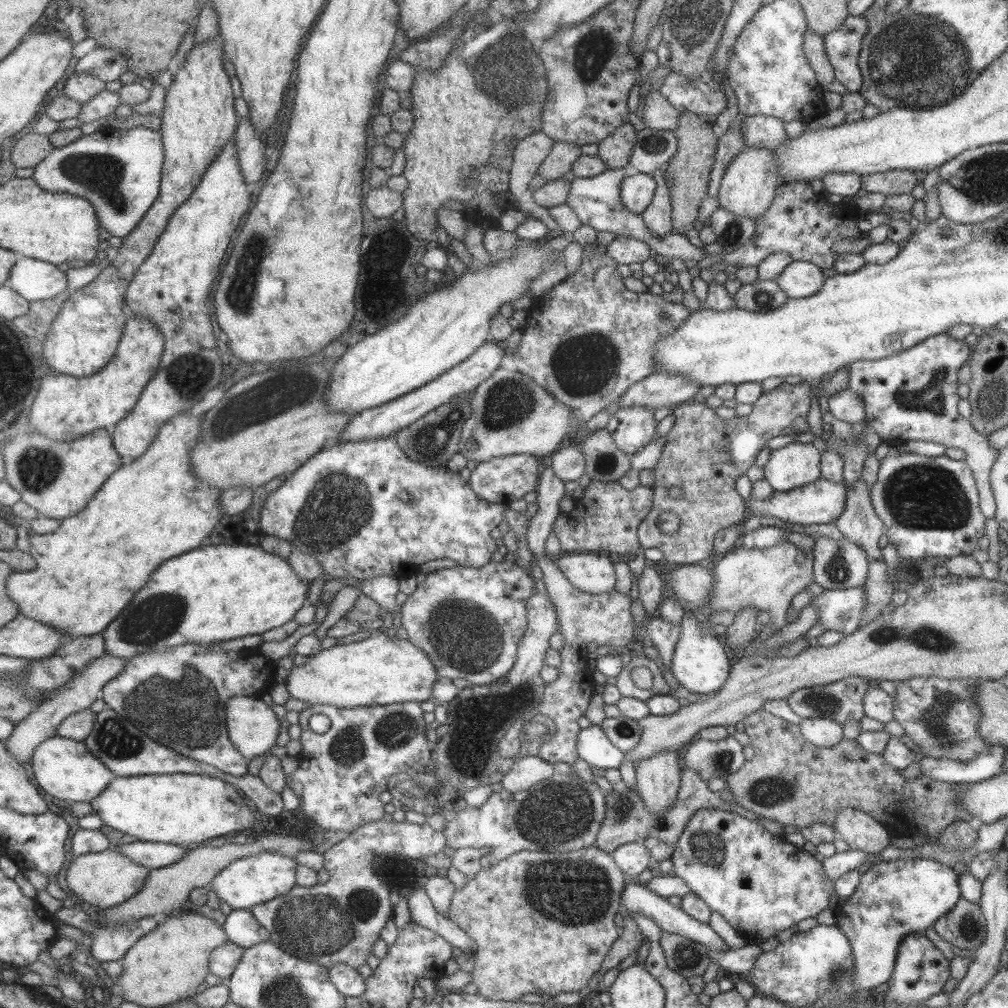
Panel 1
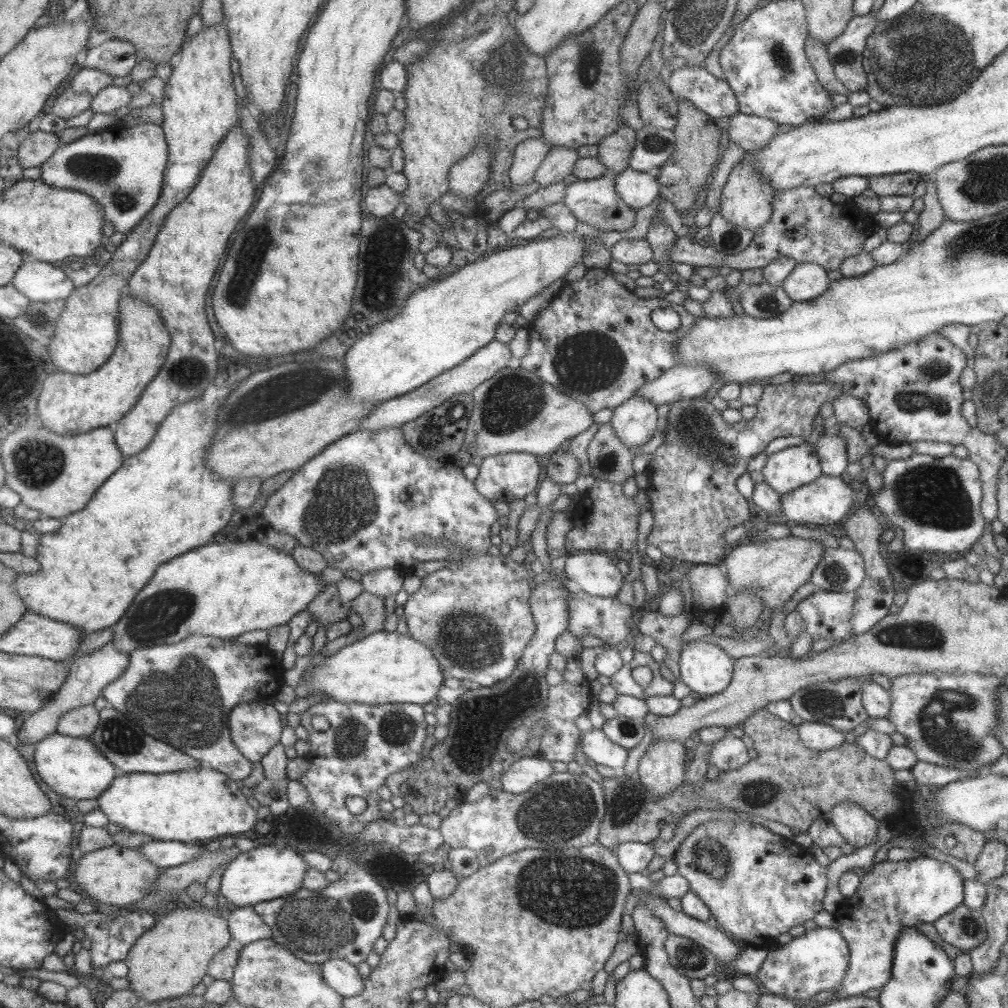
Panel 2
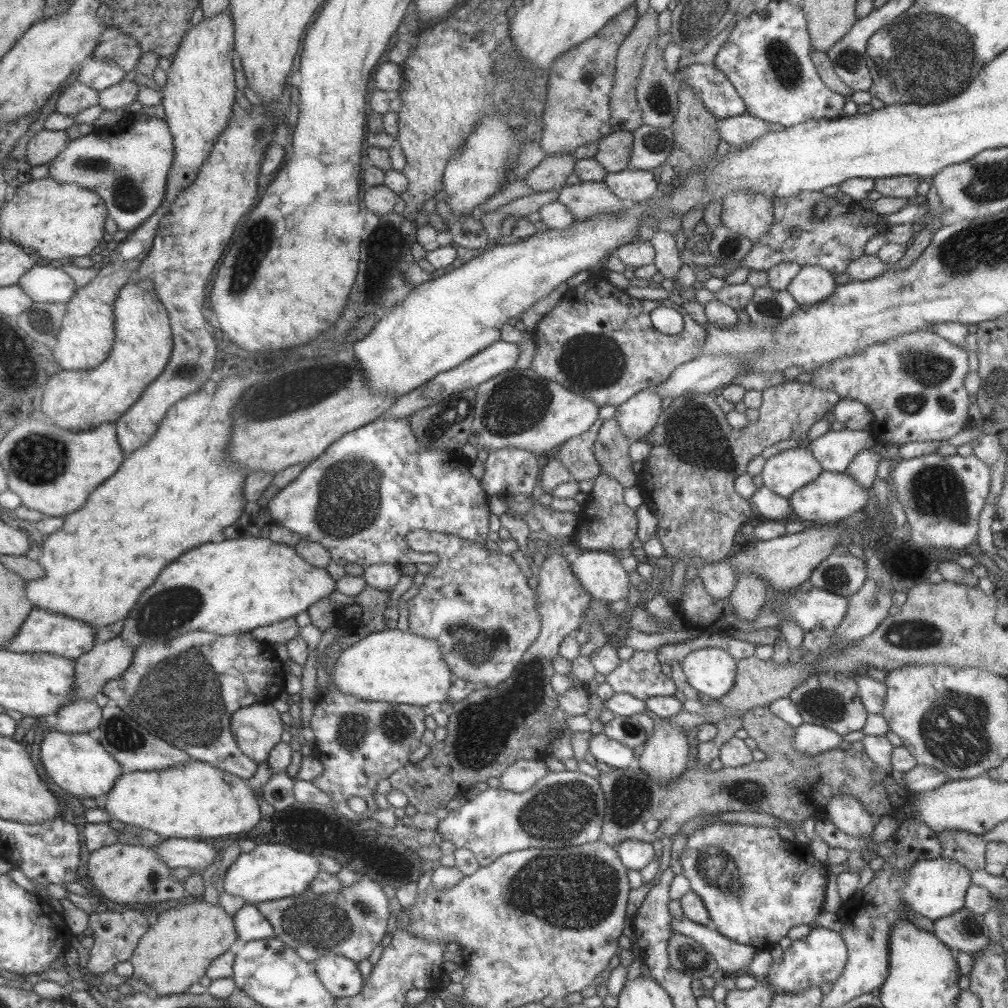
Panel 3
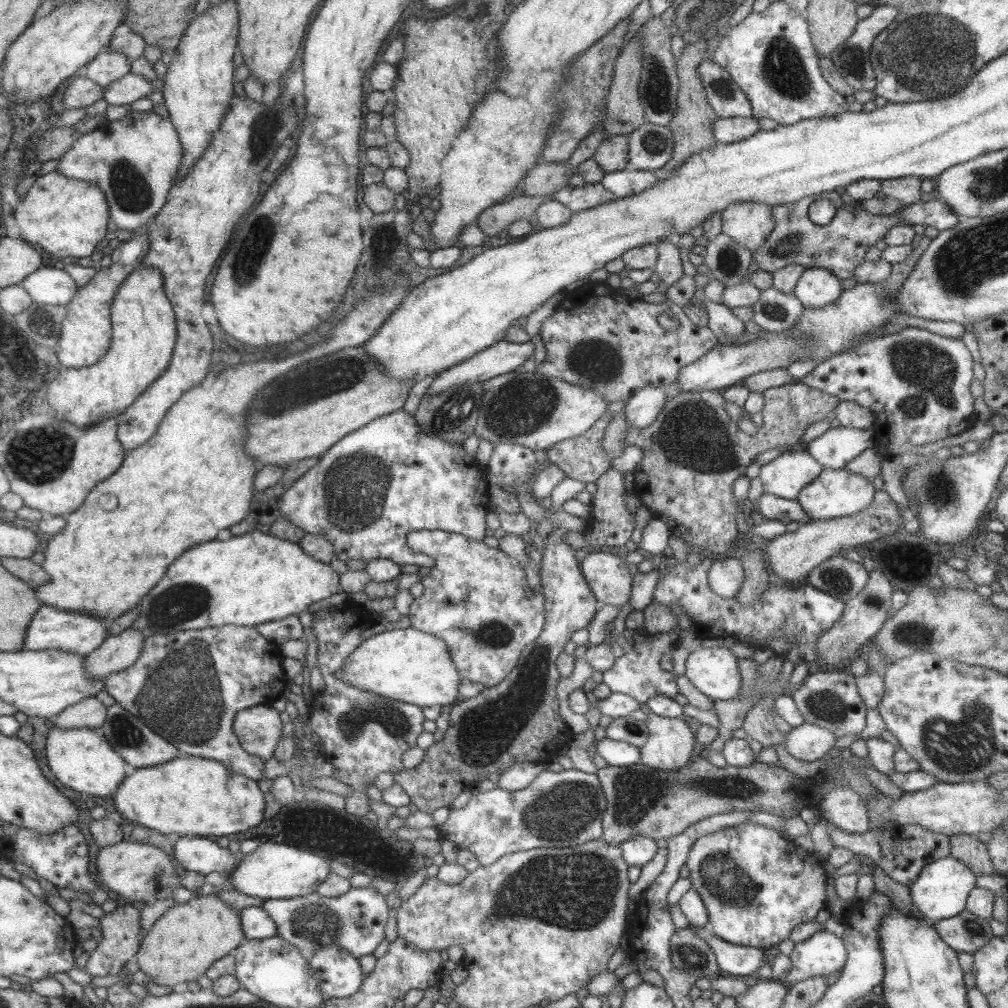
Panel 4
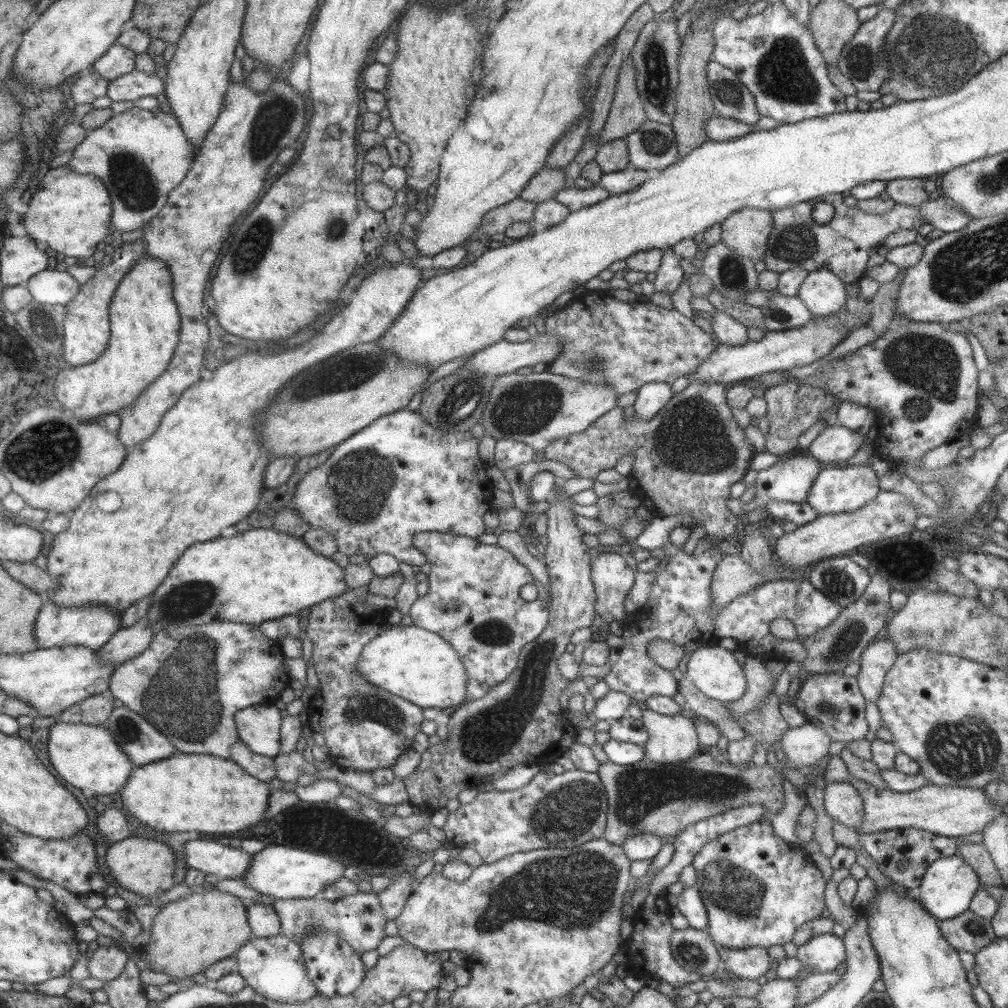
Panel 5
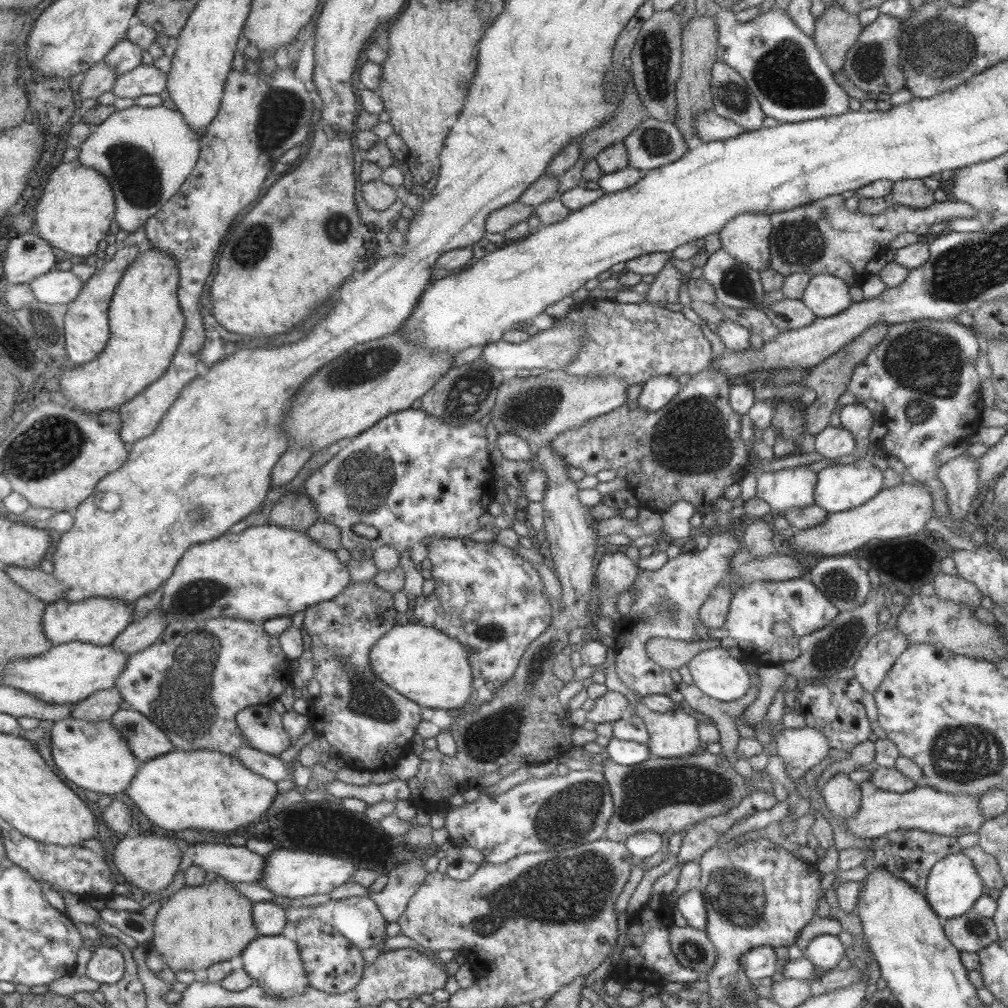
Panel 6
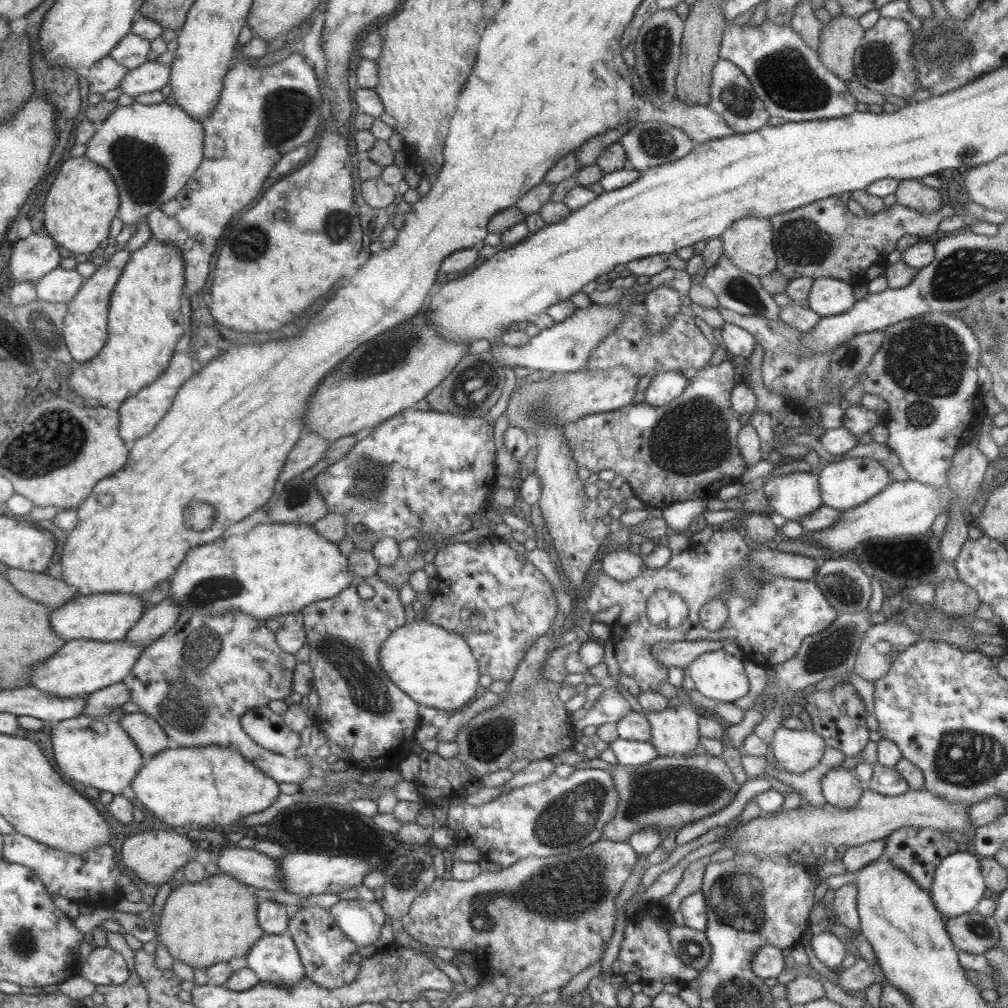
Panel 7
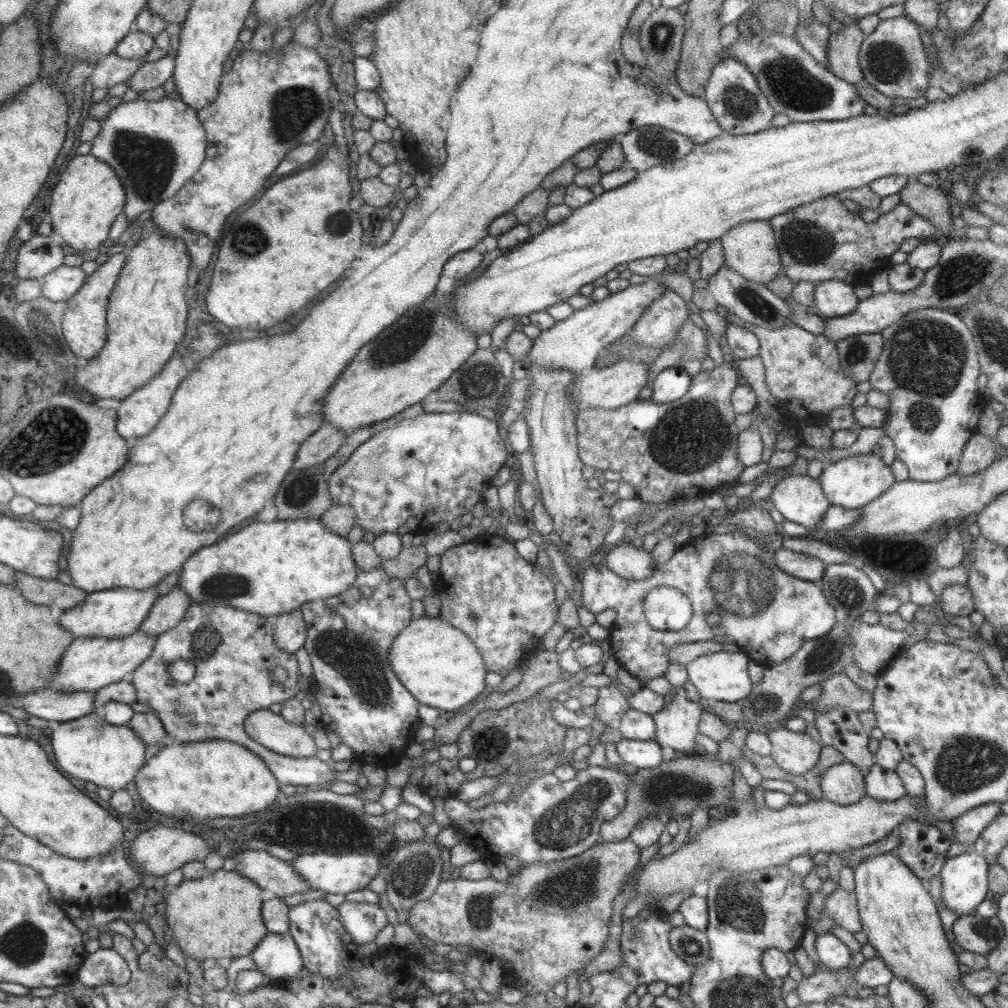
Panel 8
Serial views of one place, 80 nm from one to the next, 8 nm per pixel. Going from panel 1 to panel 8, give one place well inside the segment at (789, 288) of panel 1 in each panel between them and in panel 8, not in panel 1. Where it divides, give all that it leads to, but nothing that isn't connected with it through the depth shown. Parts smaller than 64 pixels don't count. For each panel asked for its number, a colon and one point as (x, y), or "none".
2: (805, 281)
3: (811, 283)
4: (816, 287)
5: (822, 292)
6: (825, 295)
7: (827, 296)
8: (833, 298)

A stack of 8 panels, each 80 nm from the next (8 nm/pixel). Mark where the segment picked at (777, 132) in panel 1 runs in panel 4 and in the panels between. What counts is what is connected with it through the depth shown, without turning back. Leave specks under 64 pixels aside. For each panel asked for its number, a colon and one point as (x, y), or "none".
2: (750, 132)
3: (739, 131)
4: (730, 130)

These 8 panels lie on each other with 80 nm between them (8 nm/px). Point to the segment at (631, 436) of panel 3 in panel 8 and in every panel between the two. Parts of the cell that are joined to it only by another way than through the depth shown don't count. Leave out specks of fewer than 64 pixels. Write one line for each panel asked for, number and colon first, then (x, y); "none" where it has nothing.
4: (642, 407)
5: (651, 397)
6: (655, 393)
7: (665, 386)
8: (670, 384)

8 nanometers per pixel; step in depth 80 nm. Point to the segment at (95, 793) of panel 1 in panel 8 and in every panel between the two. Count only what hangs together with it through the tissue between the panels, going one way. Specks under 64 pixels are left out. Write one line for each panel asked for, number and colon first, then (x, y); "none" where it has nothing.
2: (75, 768)
3: (79, 764)
4: (83, 759)
5: (89, 757)
6: (94, 756)
7: (107, 763)
8: (92, 749)

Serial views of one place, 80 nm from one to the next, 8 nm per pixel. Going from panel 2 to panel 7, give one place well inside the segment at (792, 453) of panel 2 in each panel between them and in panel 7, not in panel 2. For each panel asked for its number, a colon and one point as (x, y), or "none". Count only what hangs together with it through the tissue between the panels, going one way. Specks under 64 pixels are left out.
3: (785, 472)
4: (784, 476)
5: (789, 480)
6: (793, 487)
7: (796, 494)

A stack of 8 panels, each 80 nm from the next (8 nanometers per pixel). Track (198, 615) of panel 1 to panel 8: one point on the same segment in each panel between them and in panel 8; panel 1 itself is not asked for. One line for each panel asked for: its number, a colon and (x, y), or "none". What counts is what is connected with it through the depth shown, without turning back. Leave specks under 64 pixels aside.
2: (224, 590)
3: (239, 585)
4: (247, 580)
5: (263, 574)
6: (264, 572)
7: (275, 569)
8: (270, 568)

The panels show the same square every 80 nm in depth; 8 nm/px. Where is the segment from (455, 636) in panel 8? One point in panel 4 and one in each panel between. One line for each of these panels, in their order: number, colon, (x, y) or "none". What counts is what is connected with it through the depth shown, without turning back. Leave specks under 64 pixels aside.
4: (407, 665)
5: (418, 666)
6: (428, 668)
7: (433, 667)

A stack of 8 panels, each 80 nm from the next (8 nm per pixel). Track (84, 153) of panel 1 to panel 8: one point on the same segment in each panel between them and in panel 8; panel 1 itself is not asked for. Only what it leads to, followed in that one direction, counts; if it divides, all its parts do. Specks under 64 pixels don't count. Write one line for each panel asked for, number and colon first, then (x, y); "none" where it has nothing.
2: (123, 168)
3: (128, 163)
4: (135, 160)
5: (141, 155)
6: (147, 153)
7: (152, 151)
8: (156, 147)

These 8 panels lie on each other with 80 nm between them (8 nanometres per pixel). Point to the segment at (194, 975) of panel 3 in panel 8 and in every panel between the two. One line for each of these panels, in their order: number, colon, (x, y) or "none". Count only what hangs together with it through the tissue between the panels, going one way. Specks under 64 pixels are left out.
4: (187, 939)
5: (189, 935)
6: (199, 926)
7: (202, 924)
8: (216, 918)

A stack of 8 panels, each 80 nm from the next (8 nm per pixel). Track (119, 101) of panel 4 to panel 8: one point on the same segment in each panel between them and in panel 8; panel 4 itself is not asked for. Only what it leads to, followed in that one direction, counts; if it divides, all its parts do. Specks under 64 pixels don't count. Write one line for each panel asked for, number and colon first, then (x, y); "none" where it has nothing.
5: (134, 85)
6: (146, 79)
7: (151, 76)
8: (154, 74)

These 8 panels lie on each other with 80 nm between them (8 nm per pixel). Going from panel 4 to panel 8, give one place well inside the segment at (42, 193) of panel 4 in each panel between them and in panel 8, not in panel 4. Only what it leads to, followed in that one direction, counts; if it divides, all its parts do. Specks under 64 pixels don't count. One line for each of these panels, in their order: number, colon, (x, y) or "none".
5: (71, 213)
6: (78, 208)
7: (78, 213)
8: (90, 196)

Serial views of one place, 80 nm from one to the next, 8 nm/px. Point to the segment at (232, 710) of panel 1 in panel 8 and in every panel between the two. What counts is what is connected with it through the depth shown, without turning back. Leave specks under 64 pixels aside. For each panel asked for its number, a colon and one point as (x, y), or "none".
2: (255, 726)
3: (257, 727)
4: (258, 728)
5: (258, 727)
6: (263, 727)
7: (268, 729)
8: (269, 729)

